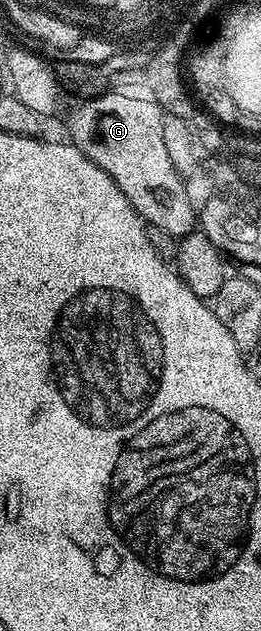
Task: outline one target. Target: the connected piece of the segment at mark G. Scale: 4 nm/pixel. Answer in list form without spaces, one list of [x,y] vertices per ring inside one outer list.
[[[105,96],[94,97],[85,100],[82,105],[68,117],[68,133],[71,144],[81,149],[90,160],[114,183],[118,183],[118,191],[130,199],[134,211],[149,226],[161,228],[162,231],[169,232],[177,239],[185,237],[186,234],[193,232],[194,226],[198,221],[198,209],[192,206],[192,197],[188,194],[185,178],[180,176],[180,172],[170,163],[170,154],[166,151],[166,143],[162,139],[162,127],[166,116],[163,109],[154,104],[121,103],[108,100]]]

